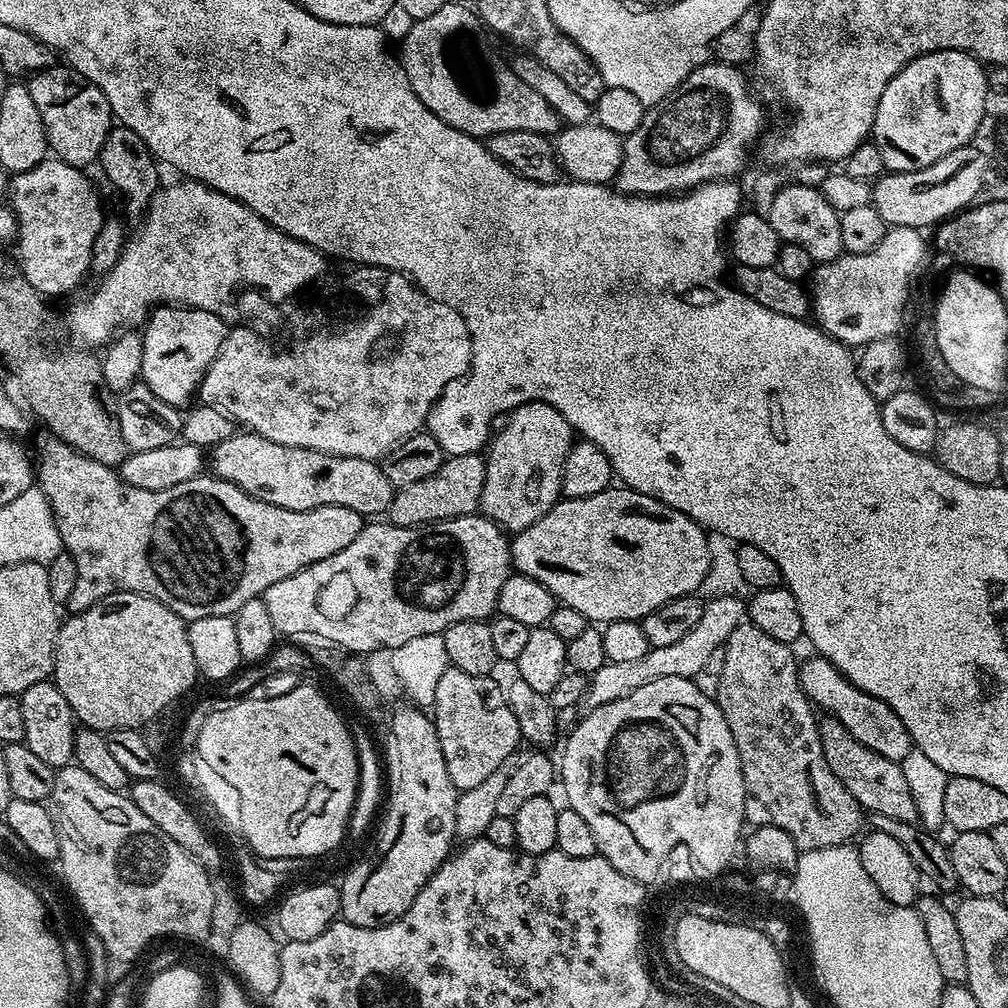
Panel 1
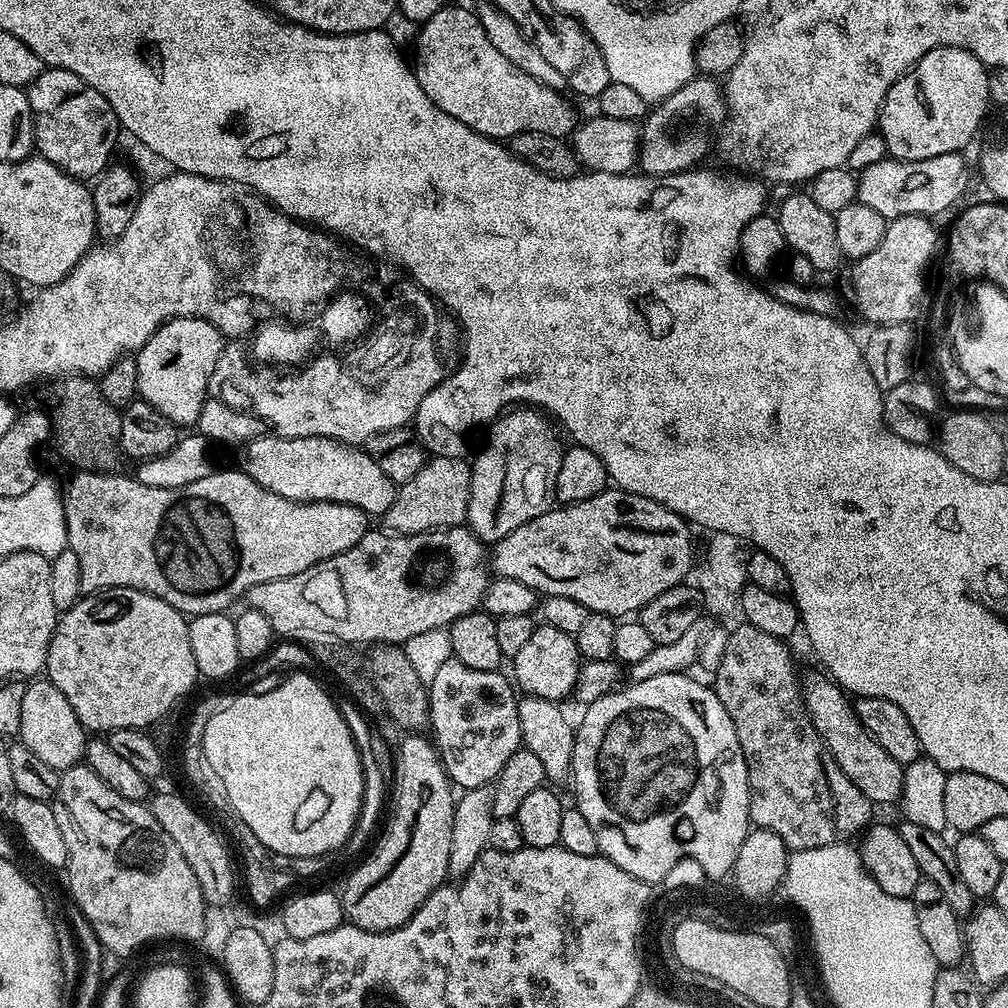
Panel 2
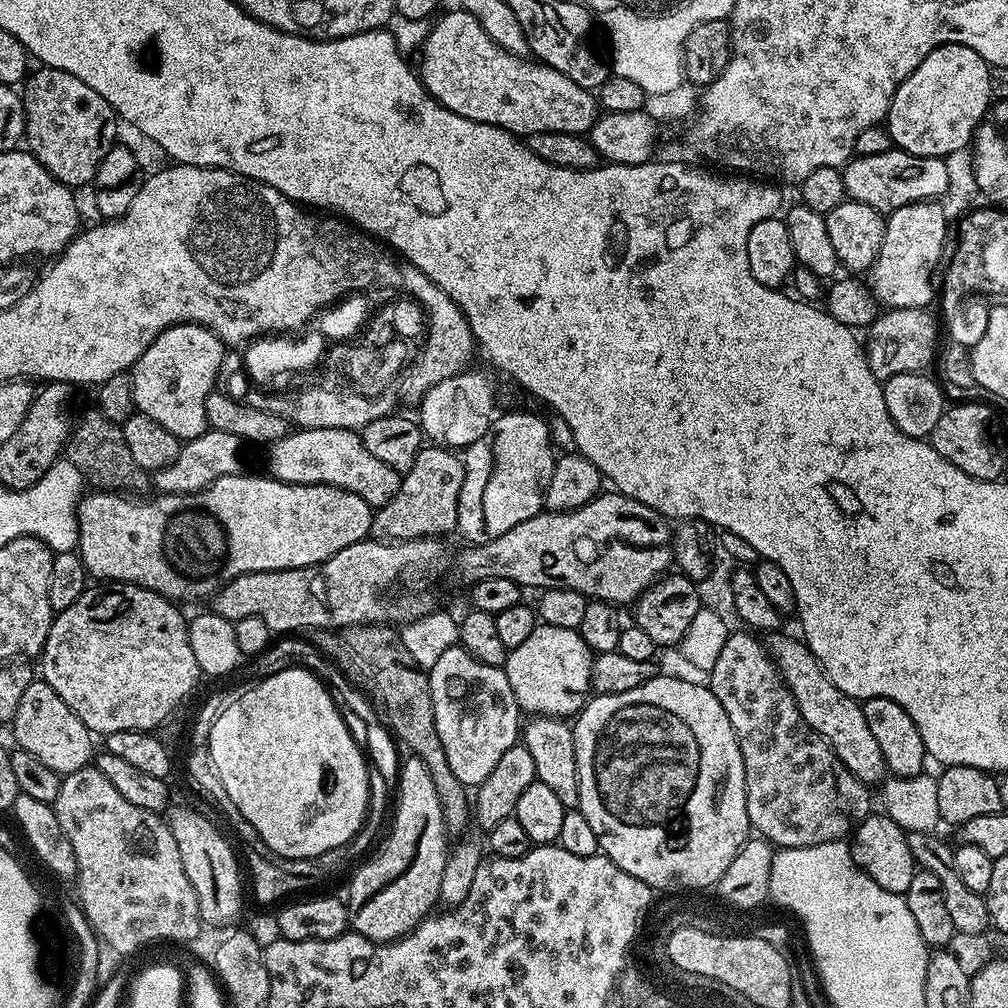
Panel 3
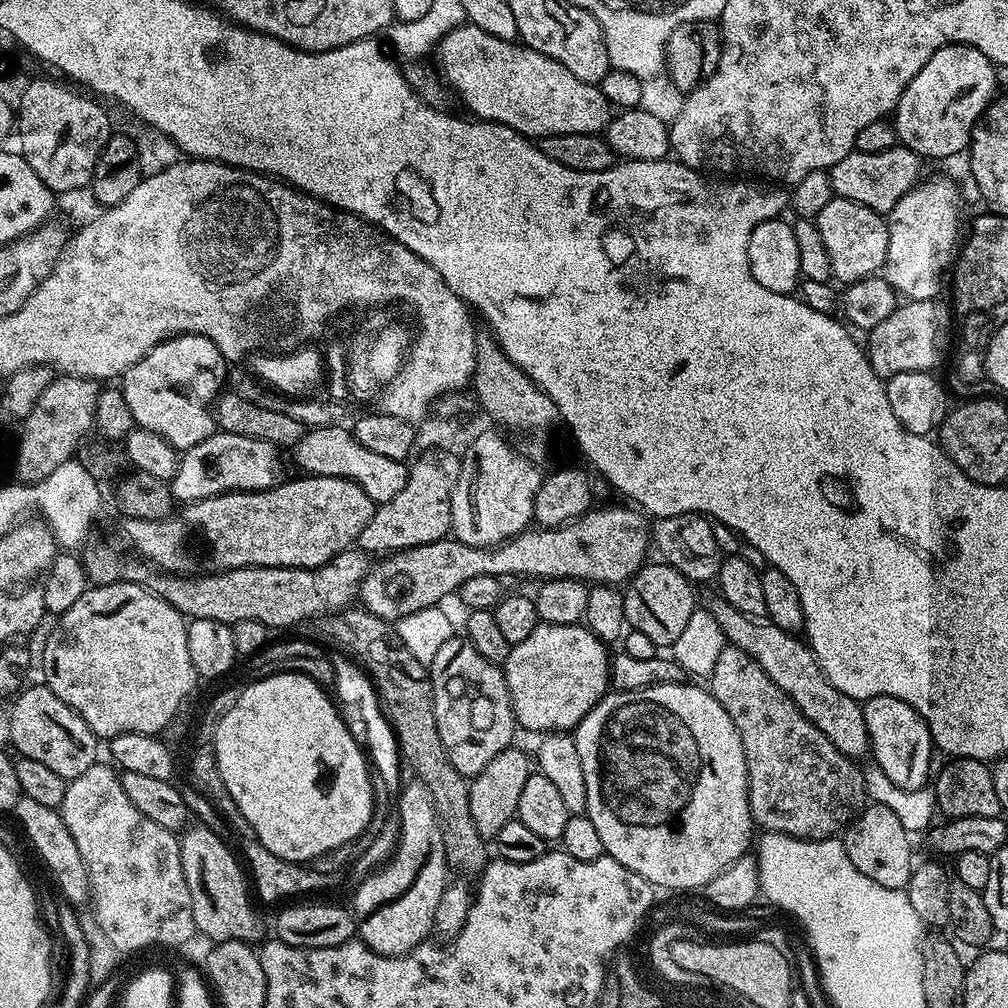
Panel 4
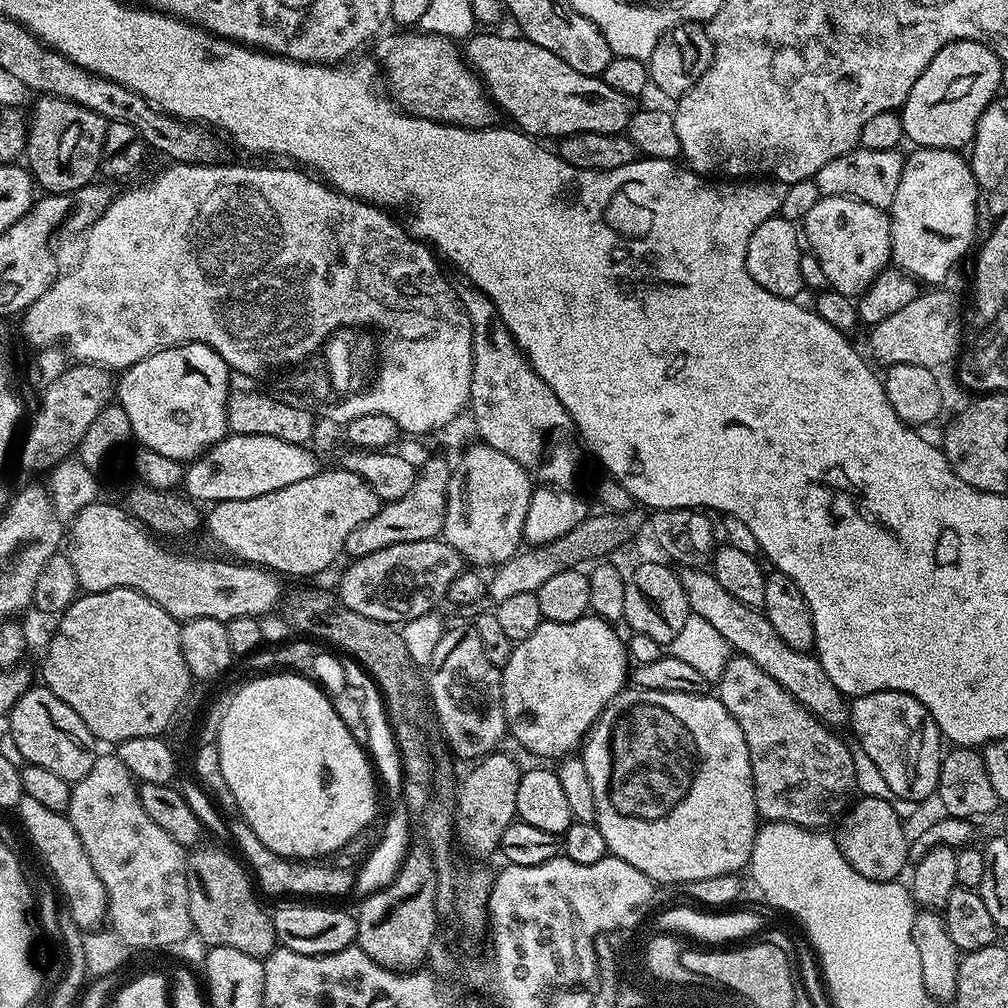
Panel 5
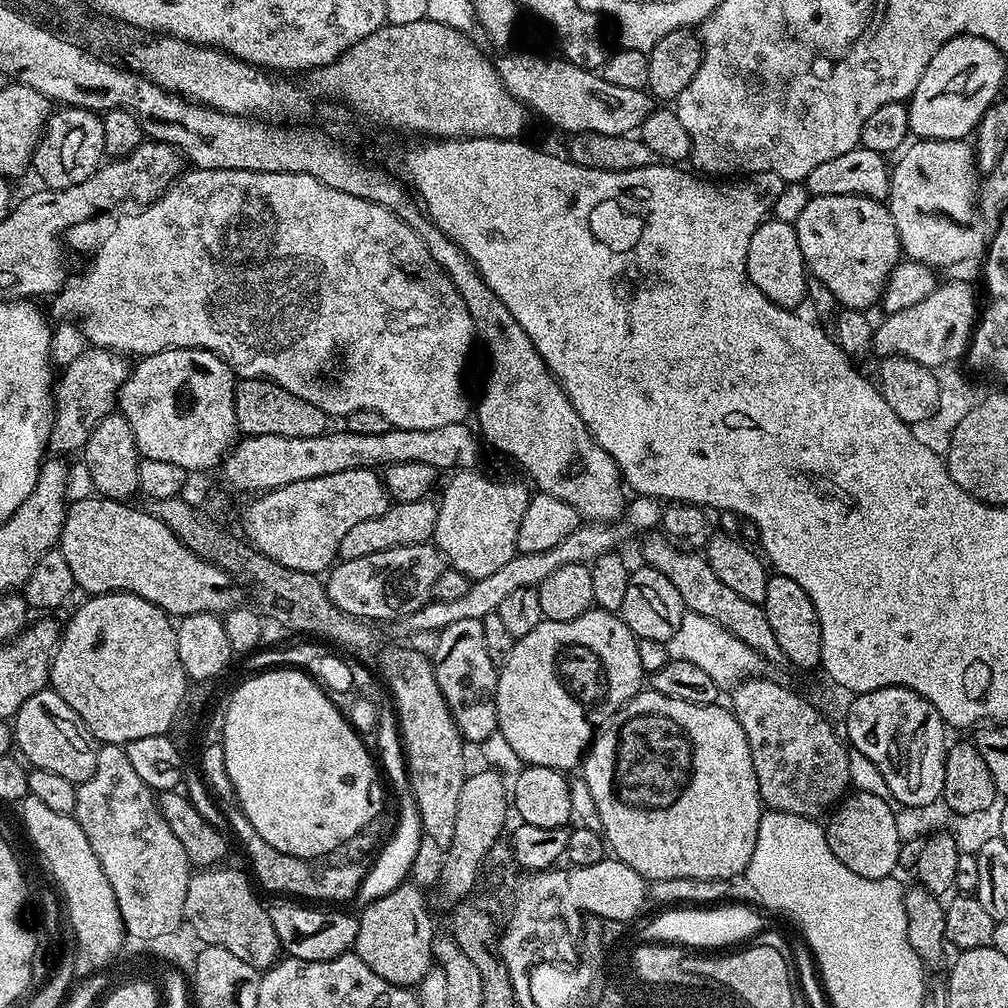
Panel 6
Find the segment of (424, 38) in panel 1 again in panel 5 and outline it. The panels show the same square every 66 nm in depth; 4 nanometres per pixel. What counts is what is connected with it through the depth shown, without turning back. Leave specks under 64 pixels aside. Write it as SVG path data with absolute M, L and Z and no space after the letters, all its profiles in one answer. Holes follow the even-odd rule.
M473 34L467 39L466 63L478 73L488 99L501 113L508 112L513 120L509 121L519 131L533 138L559 138L575 132L620 134L627 129L634 111L633 97L610 90L599 76L578 74L562 58L534 42L515 35L480 35Z

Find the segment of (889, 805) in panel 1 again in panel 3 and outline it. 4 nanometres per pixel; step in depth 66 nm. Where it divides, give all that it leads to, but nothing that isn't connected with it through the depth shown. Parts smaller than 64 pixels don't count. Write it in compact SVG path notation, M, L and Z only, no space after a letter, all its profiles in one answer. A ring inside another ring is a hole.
M777 630L767 637L768 657L776 664L780 676L786 682L790 694L796 700L802 718L821 736L834 750L834 754L858 778L869 786L879 785L888 772L888 764L882 758L882 749L878 746L874 734L870 730L870 722L866 722L861 701L853 696L842 694L834 682L824 673L823 666L814 658L814 654L803 639L783 636Z

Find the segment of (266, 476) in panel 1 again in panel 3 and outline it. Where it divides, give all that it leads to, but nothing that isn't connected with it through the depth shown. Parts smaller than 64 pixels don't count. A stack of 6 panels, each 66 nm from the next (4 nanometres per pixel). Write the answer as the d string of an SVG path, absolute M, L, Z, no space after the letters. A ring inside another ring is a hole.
M306 429L289 431L267 449L267 475L281 485L325 484L341 488L350 494L358 494L372 509L386 506L400 489L401 473L378 462L370 450L364 448L359 431L350 429Z

